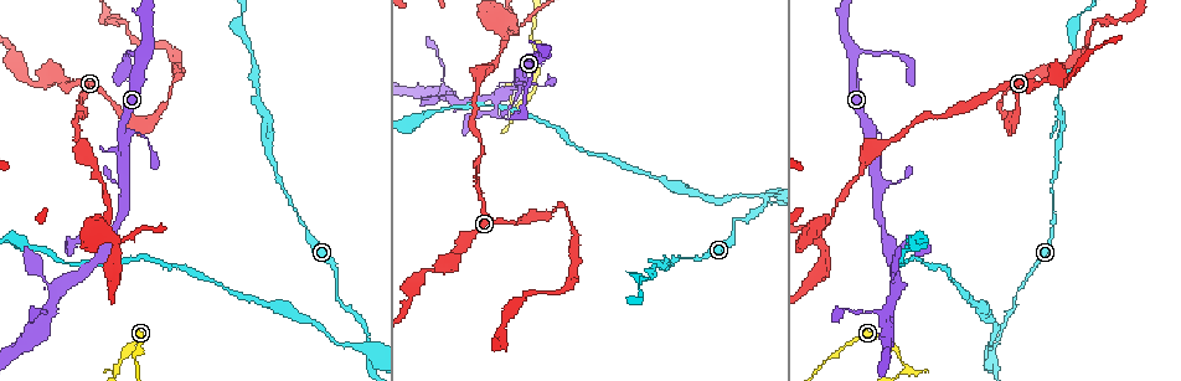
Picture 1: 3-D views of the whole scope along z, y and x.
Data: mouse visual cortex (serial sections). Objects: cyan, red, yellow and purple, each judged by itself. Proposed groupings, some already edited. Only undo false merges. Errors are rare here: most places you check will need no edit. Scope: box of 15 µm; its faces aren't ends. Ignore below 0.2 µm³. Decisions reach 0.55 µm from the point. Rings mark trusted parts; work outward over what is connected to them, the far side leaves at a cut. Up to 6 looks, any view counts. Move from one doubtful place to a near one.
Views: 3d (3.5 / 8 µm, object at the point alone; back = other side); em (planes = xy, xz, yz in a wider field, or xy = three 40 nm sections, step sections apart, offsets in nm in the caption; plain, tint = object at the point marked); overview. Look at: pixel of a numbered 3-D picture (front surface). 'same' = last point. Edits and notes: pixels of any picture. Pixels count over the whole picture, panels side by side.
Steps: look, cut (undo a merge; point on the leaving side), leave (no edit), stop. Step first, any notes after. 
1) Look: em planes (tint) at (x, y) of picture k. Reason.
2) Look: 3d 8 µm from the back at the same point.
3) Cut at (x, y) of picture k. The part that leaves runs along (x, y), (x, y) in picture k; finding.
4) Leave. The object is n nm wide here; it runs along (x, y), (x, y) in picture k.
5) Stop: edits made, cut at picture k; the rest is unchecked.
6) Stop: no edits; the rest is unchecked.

Look: 3d 3.5 µm at (54, 70) of picture 1. Abrupt turn.

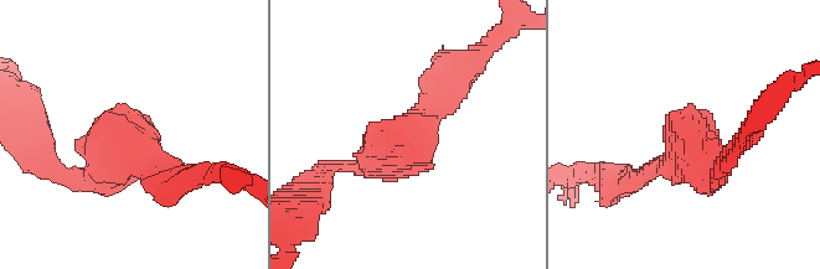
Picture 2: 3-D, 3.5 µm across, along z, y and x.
Look: em xy step 3 (plain) at (679, 144) of picture 2. The arms are 200, 400 nm wide; shape alone is not enough.

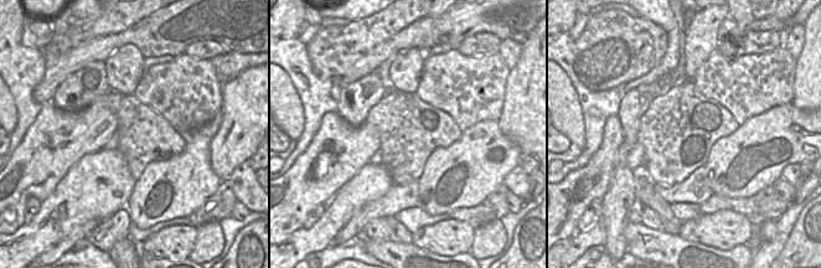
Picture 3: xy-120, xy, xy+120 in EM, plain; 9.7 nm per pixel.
Look: em xy step 3 (tint) at the same point.

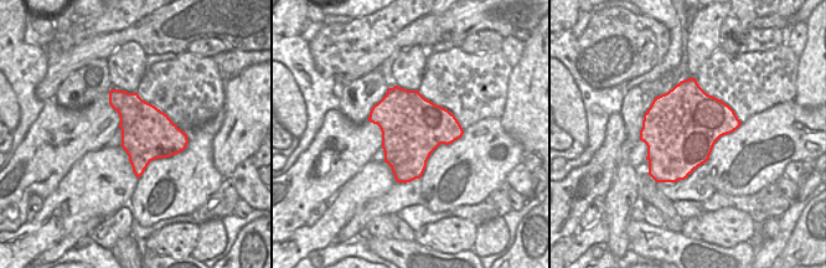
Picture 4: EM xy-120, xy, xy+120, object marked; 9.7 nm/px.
Leave. It runs along (458, 72), (438, 110), (359, 167) in picture 2; all the same cell.

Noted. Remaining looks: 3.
Look: 3d 3.5 µm at (906, 368) of picture 1. Sharp bend.

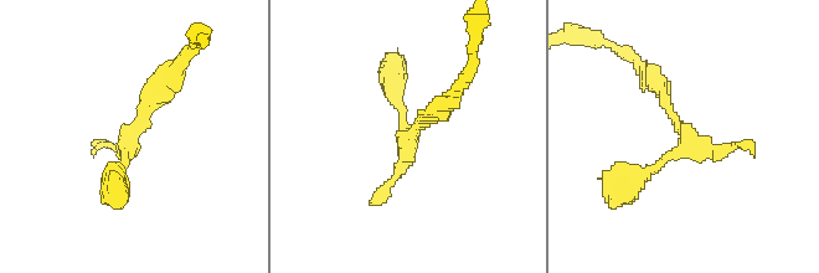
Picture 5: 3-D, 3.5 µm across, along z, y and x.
Look: em xy step 2 (tint) at (406, 137) of picture 5.

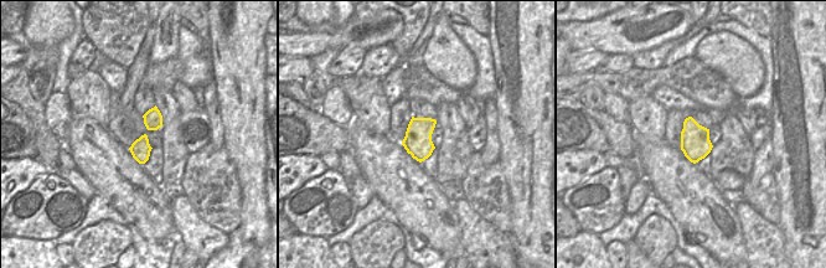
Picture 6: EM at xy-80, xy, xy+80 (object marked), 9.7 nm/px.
Leave. It runs along (166, 80), (128, 137), (117, 190) in picture 5; all the same cell.

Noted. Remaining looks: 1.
Stop: no edits; the rest is unchecked.

